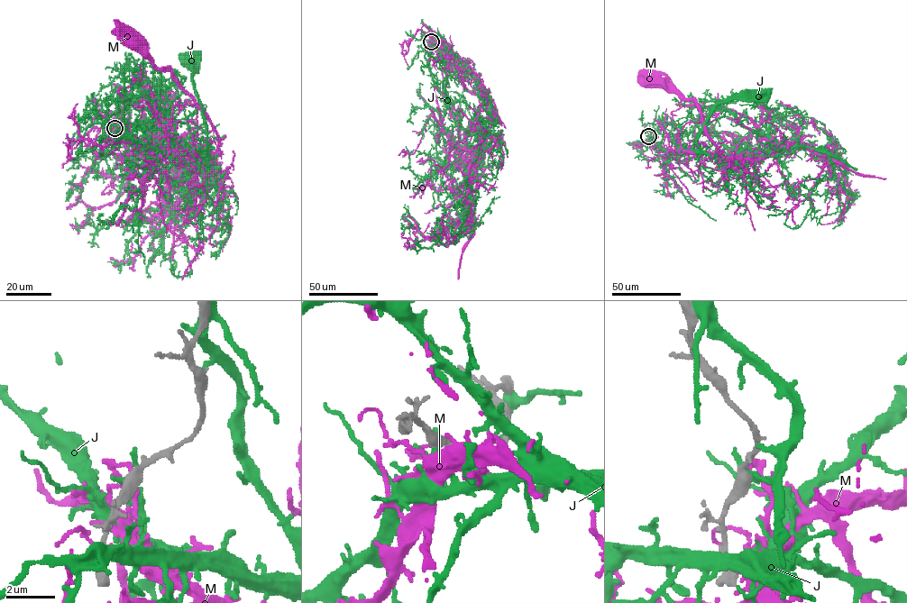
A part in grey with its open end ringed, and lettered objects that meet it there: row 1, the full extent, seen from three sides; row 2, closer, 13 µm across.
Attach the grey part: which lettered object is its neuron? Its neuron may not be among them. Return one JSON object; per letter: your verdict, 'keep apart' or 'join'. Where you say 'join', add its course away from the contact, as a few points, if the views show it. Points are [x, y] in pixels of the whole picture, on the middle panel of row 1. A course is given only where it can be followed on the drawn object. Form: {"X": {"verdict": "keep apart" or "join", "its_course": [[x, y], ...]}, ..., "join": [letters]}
{"J": {"verdict": "keep apart"}, "M": {"verdict": "join", "its_course": [[431, 41], [472, 72], [491, 113], [494, 103], [465, 86], [440, 44]]}, "join": ["M"]}

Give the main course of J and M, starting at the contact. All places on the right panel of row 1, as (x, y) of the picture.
J: (647, 136), (664, 149), (733, 160), (816, 149), (834, 178), (814, 187), (796, 228), (785, 223), (792, 209)
M: (648, 136), (650, 144), (665, 149), (719, 152), (708, 133), (695, 102), (684, 99), (651, 80)

